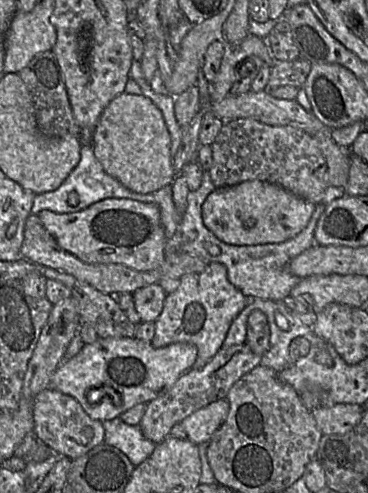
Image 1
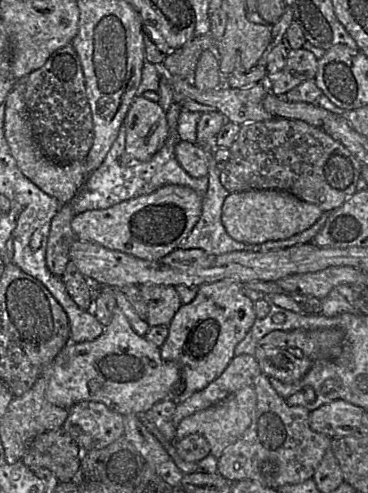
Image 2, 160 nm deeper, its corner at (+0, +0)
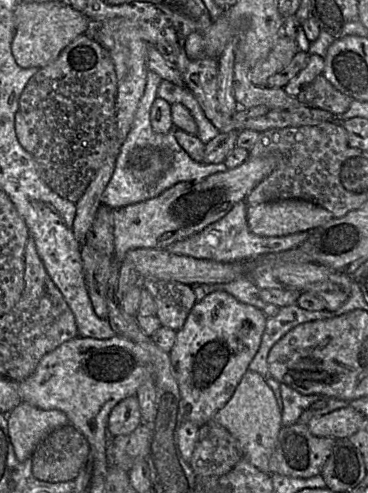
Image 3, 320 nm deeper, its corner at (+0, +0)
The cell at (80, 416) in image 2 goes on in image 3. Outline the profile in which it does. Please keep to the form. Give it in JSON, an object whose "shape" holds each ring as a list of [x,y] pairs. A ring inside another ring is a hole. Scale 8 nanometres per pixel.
{"shape":[[[136,395],[119,402],[111,411],[108,420],[108,434],[111,438],[130,434],[142,424],[139,401]]]}

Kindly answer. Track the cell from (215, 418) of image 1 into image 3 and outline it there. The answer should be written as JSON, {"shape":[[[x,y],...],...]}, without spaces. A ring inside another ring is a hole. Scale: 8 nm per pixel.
{"shape":[[[249,369],[230,400],[215,413],[212,421],[225,427],[235,437],[240,447],[241,460],[249,461],[259,470],[268,473],[269,459],[284,425],[280,403],[265,376]]]}

